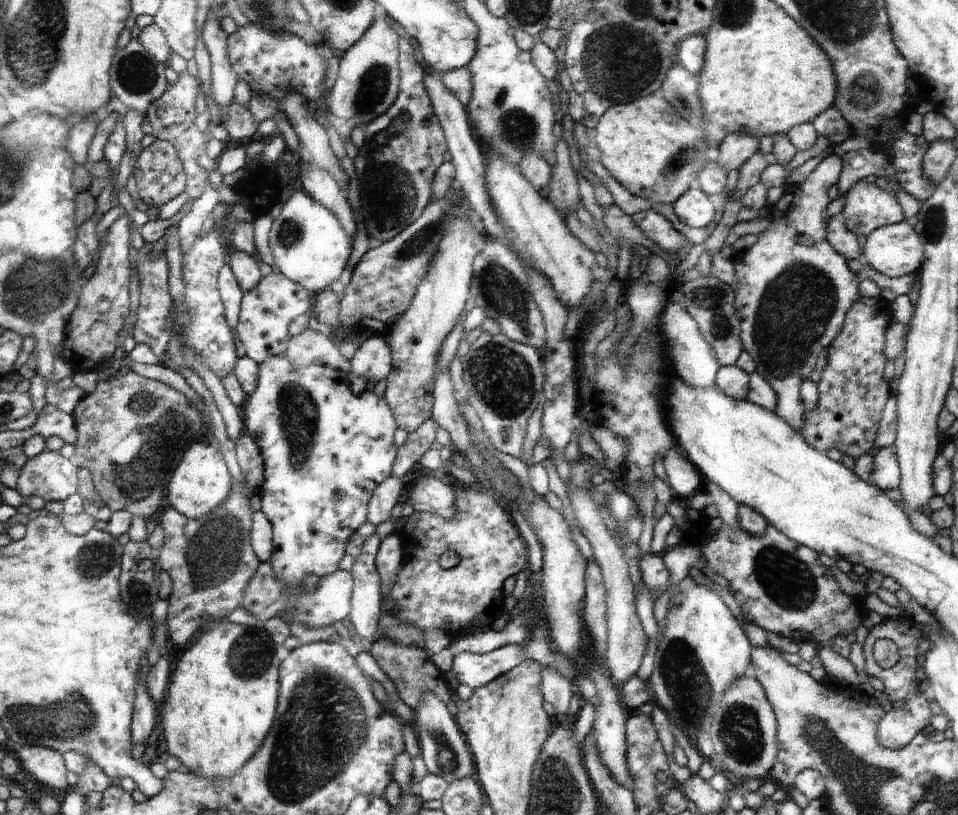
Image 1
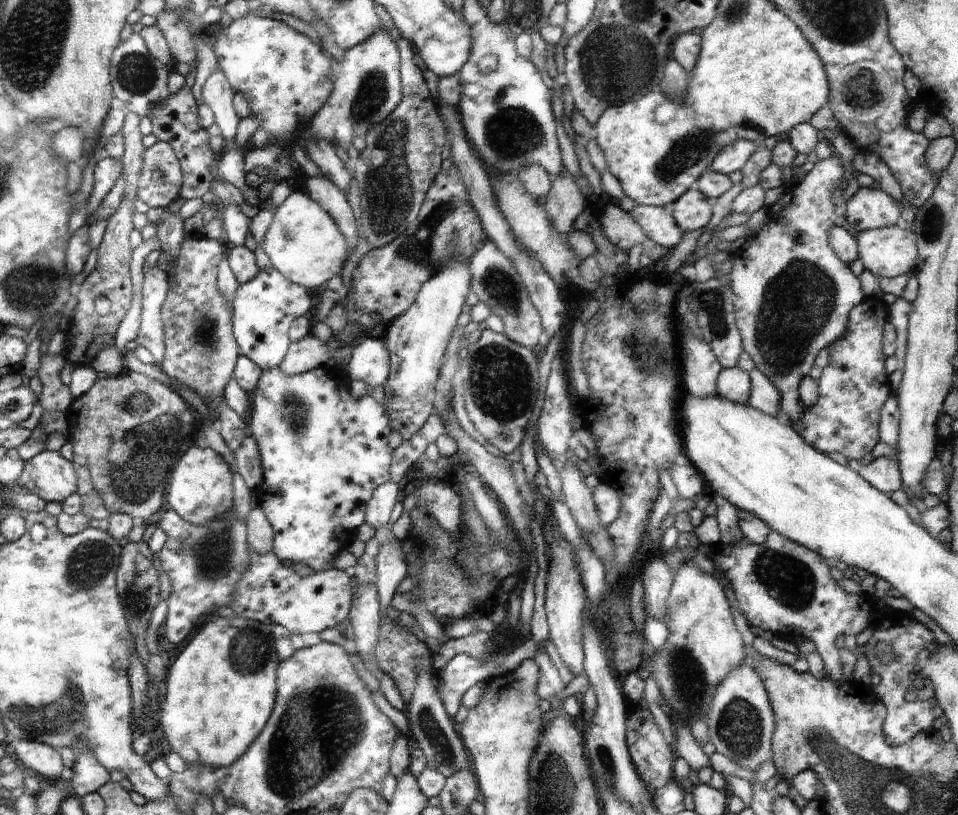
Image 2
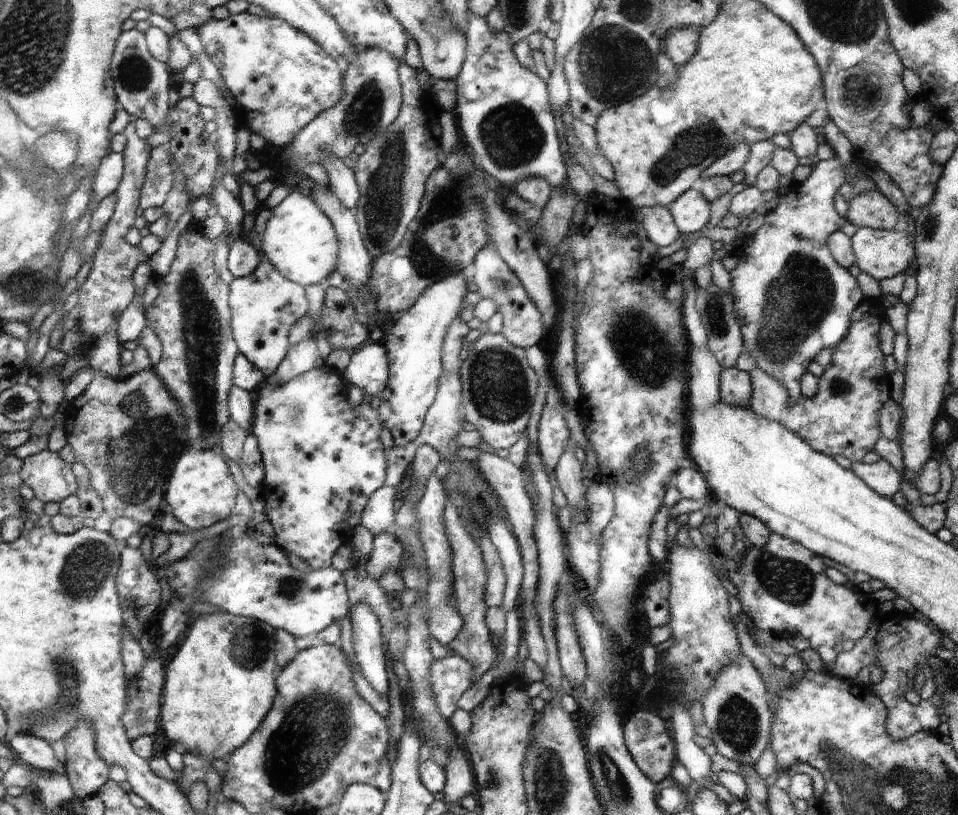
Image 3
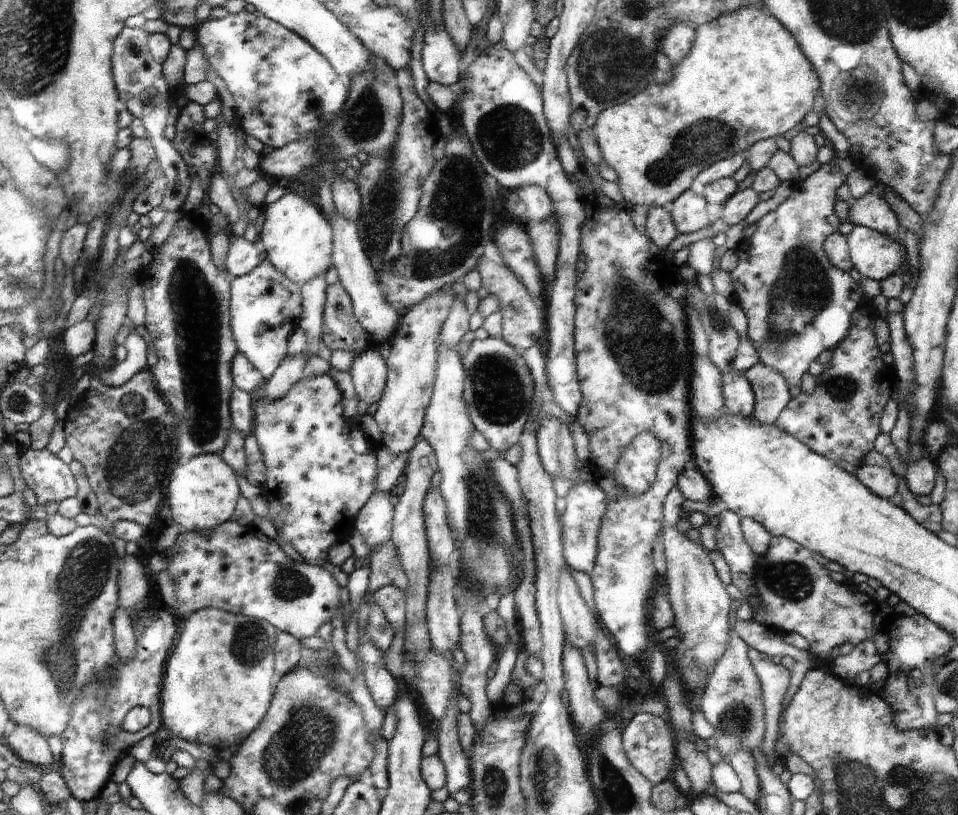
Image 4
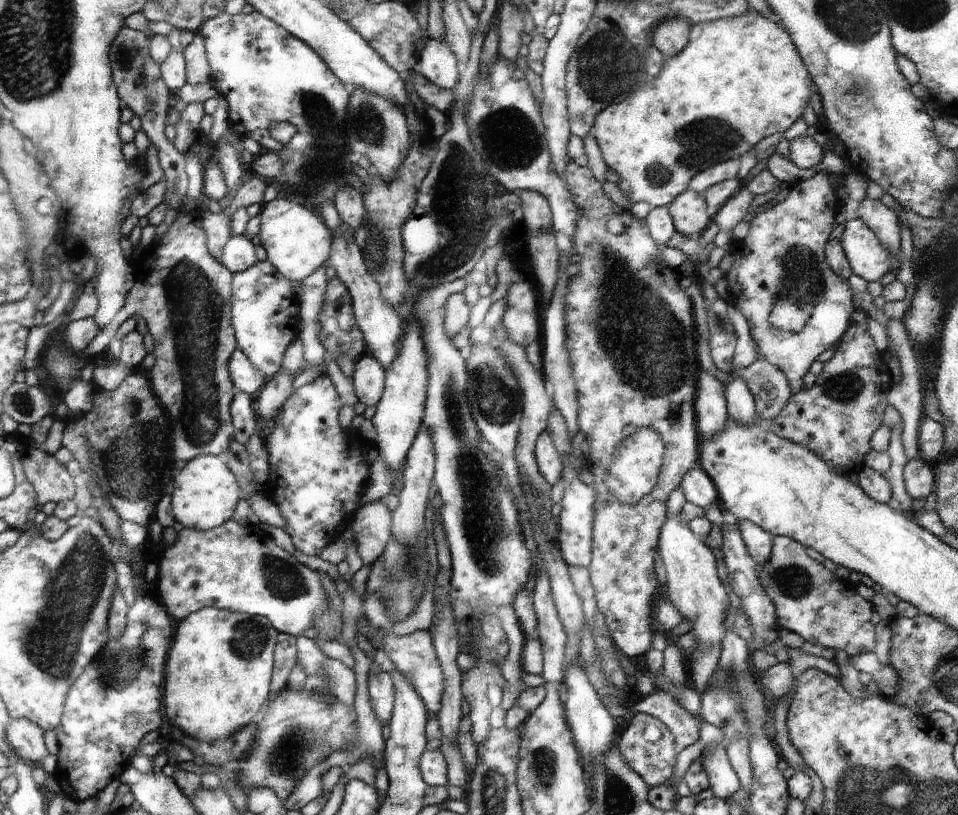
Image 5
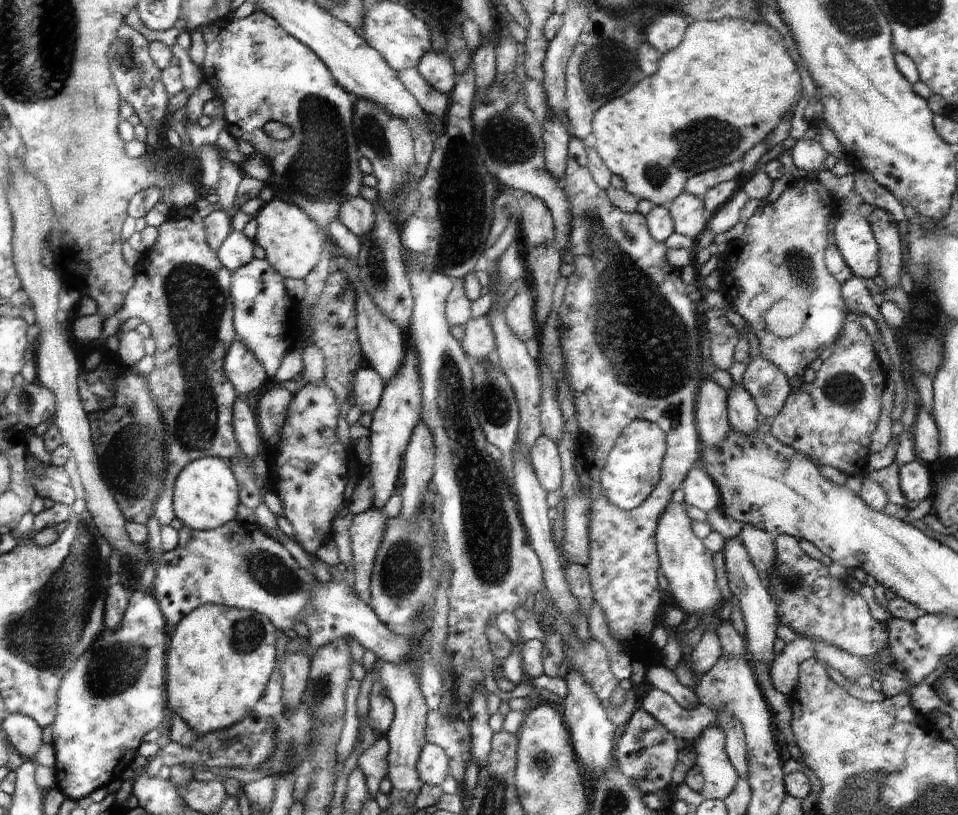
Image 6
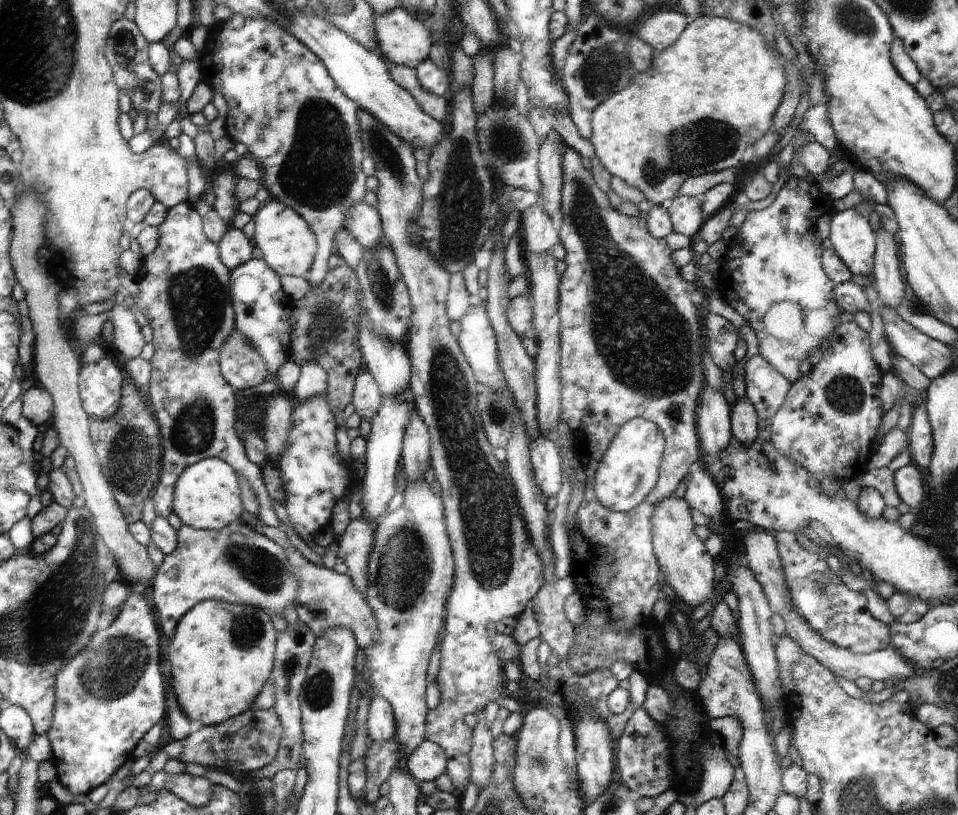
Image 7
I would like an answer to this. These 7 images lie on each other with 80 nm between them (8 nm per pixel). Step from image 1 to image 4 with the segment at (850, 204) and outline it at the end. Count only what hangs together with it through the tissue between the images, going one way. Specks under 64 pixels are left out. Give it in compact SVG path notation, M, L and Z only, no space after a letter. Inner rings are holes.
M869 191L856 199L849 210L848 218L854 225L875 229L889 237L902 237L898 232L901 224L897 214L888 201L876 191Z

